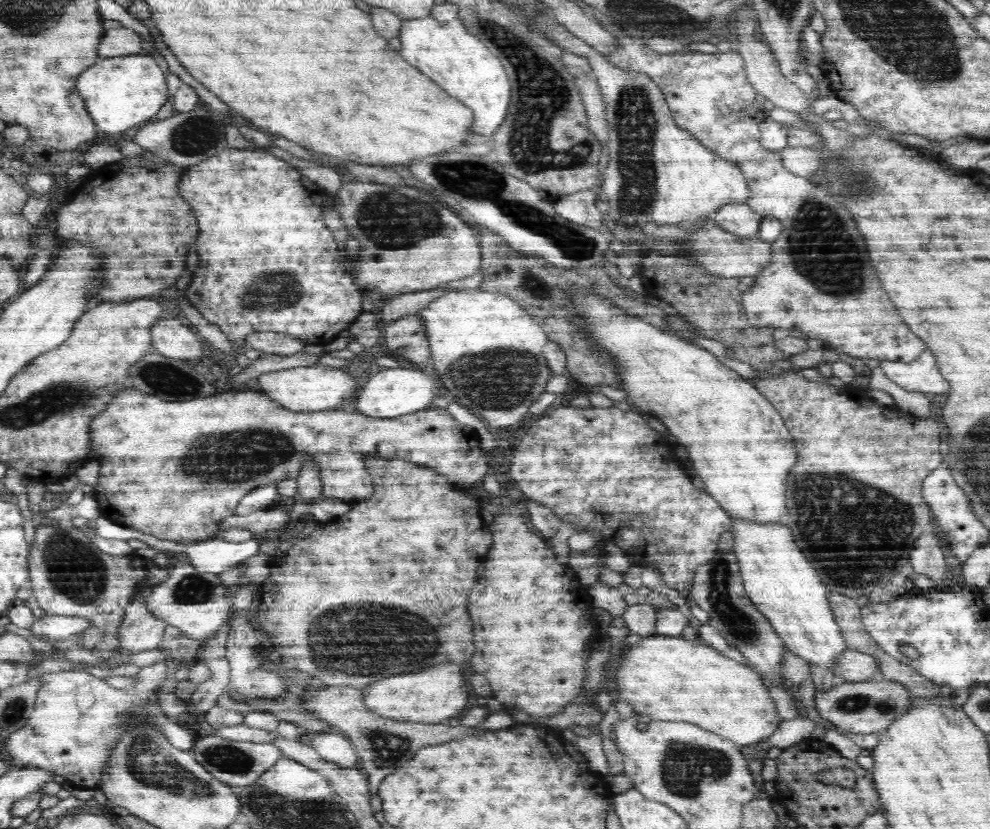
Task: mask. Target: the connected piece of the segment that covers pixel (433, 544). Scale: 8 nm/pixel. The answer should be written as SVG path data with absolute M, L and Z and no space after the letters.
M364 456L364 463L368 464L370 476L374 478L374 496L353 504L353 508L337 519L322 526L310 529L308 538L296 542L286 553L286 560L270 564L270 576L260 586L259 610L257 618L268 633L270 640L274 641L274 648L281 656L281 664L287 669L298 668L302 672L320 678L322 682L332 686L332 672L344 672L350 676L366 678L368 682L376 682L394 674L408 674L410 670L422 670L422 666L438 666L438 662L470 662L474 656L474 640L472 640L473 624L466 612L466 602L470 588L478 580L478 566L480 558L486 556L490 550L490 530L480 518L480 500L472 494L460 492L454 484L446 482L446 477L434 474L435 470L408 464L404 459L386 460Z

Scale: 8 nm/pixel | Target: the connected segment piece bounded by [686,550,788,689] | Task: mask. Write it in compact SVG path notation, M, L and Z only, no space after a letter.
M718 550L710 562L695 570L694 576L686 593L689 602L708 612L710 626L718 630L730 646L737 648L759 674L773 680L776 686L788 689L787 685L783 686L784 676L780 676L780 662L786 648L770 621L747 597L734 553Z

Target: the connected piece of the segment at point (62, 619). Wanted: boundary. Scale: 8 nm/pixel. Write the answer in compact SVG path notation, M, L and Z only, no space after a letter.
M52 616L37 619L32 625L32 634L44 641L64 640L72 634L81 633L91 626L91 620L80 616Z

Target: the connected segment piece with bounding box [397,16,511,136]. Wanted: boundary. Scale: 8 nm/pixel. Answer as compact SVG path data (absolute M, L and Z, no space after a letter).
M431 16L403 21L399 35L402 56L420 68L442 90L458 99L471 112L470 133L492 136L508 114L511 86L505 67L486 45L466 31L460 19L438 23Z

